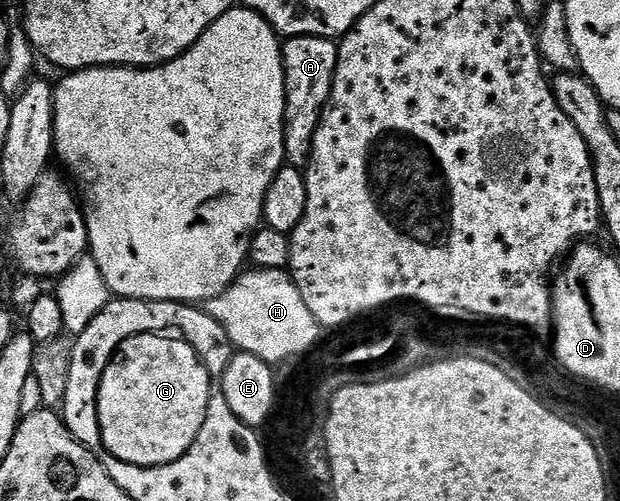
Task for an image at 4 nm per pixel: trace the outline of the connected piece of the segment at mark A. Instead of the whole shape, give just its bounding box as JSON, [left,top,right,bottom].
[283,36,338,167]

